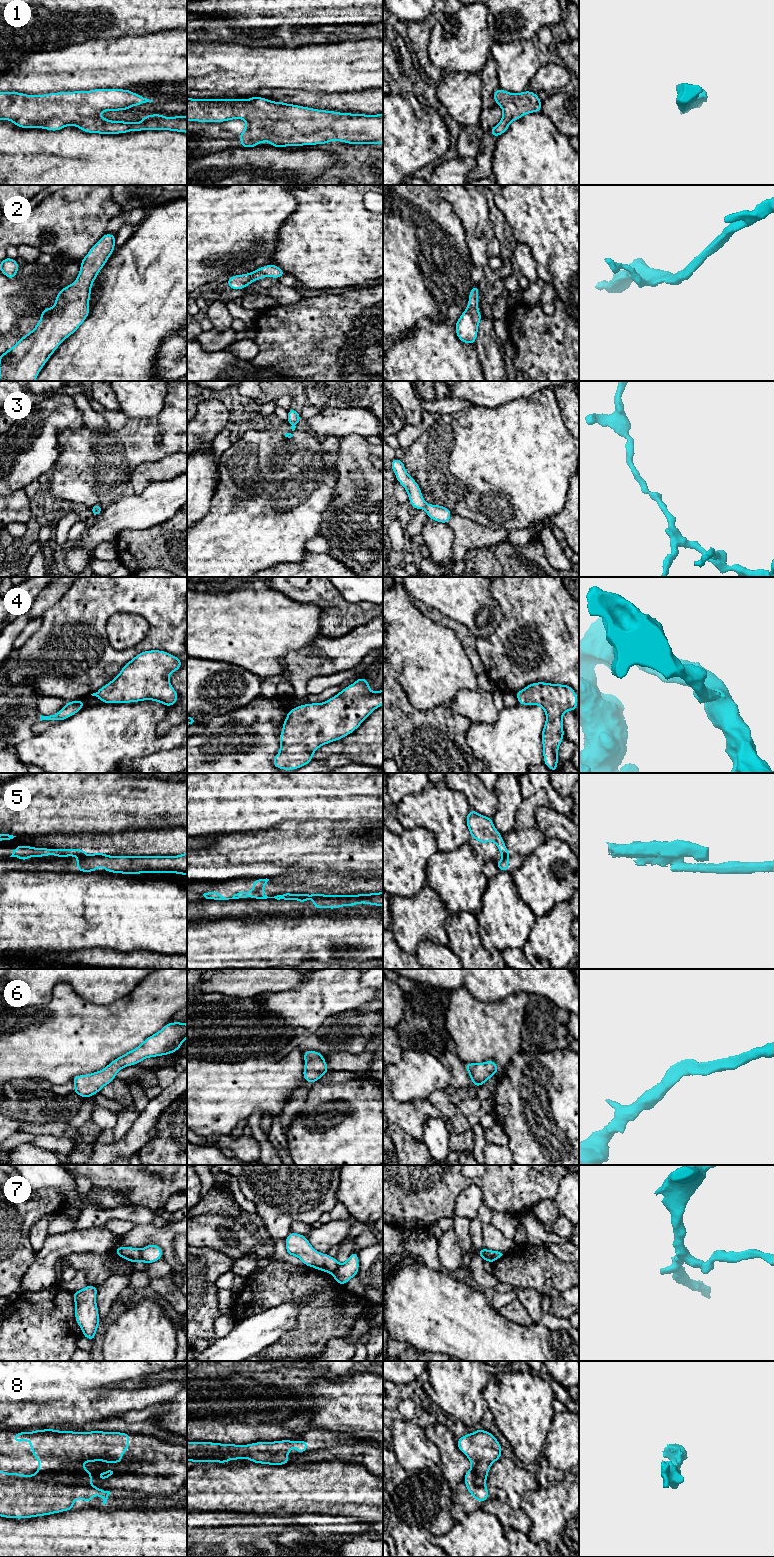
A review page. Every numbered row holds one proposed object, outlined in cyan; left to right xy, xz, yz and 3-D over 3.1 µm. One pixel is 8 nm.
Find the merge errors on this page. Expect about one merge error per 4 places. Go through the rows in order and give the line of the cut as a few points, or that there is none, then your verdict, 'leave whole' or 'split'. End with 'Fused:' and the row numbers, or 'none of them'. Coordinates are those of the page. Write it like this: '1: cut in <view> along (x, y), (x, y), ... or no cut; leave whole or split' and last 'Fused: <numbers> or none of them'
1: no cut; leave whole
2: no cut; leave whole
3: no cut; leave whole
4: no cut; leave whole
5: cut in xy along (85, 854), (79, 856); split
6: no cut; leave whole
7: cut in xy along (140, 1249), (141, 1260); split
8: cut in xy along (37, 1472), (62, 1482), (88, 1473); split
Fused: 5, 7, 8

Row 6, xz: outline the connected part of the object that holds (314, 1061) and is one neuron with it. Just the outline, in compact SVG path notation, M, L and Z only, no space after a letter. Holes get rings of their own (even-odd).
M307 1050L303 1052L303 1056L305 1060L303 1078L308 1083L312 1084L317 1082L330 1071L323 1054L320 1052Z

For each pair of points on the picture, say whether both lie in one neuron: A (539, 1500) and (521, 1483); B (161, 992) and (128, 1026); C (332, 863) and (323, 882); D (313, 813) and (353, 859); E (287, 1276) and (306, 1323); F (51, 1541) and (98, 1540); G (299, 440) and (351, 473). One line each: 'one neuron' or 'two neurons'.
A: two neurons
B: one neuron
C: two neurons
D: two neurons
E: one neuron
F: one neuron
G: two neurons

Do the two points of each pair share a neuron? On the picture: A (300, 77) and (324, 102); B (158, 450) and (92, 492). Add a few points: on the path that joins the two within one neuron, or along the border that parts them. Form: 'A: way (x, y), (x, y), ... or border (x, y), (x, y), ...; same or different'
A: border (291, 89), (326, 93), (338, 91); different
B: way (142, 450), (134, 450), (108, 476); same

